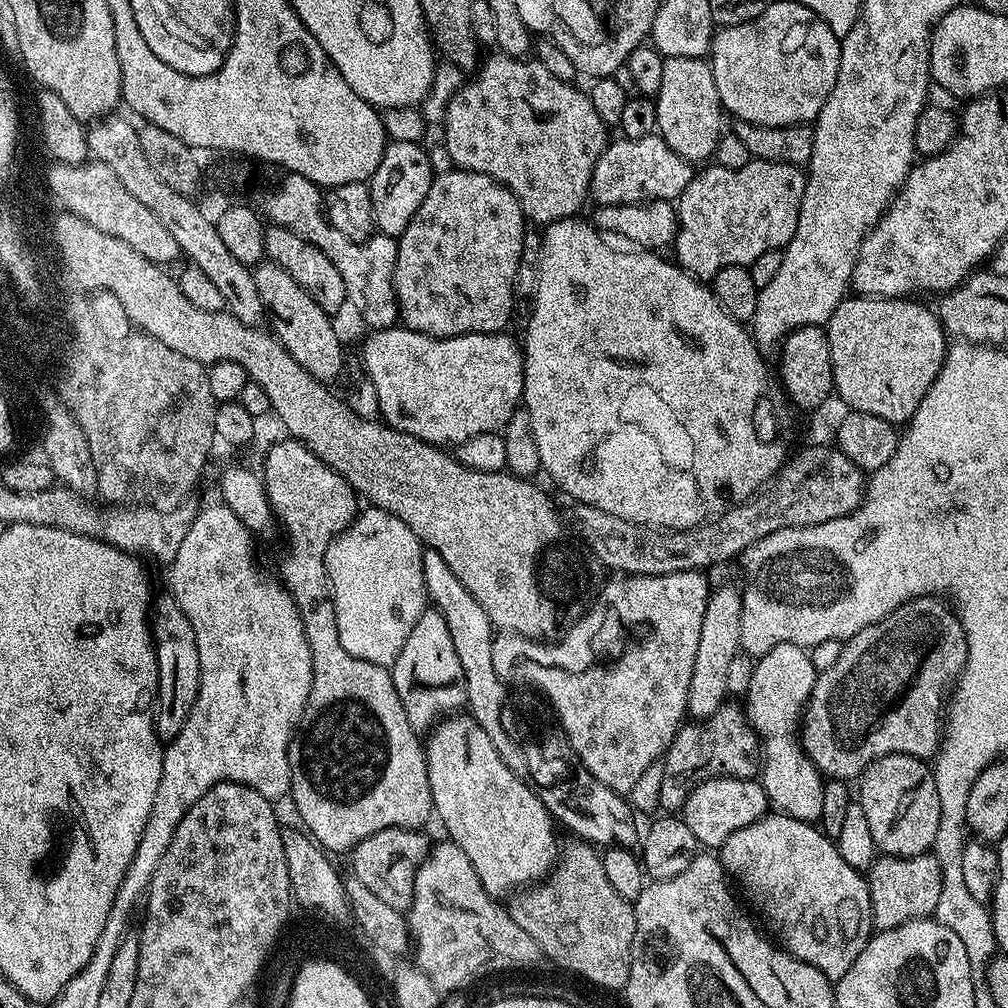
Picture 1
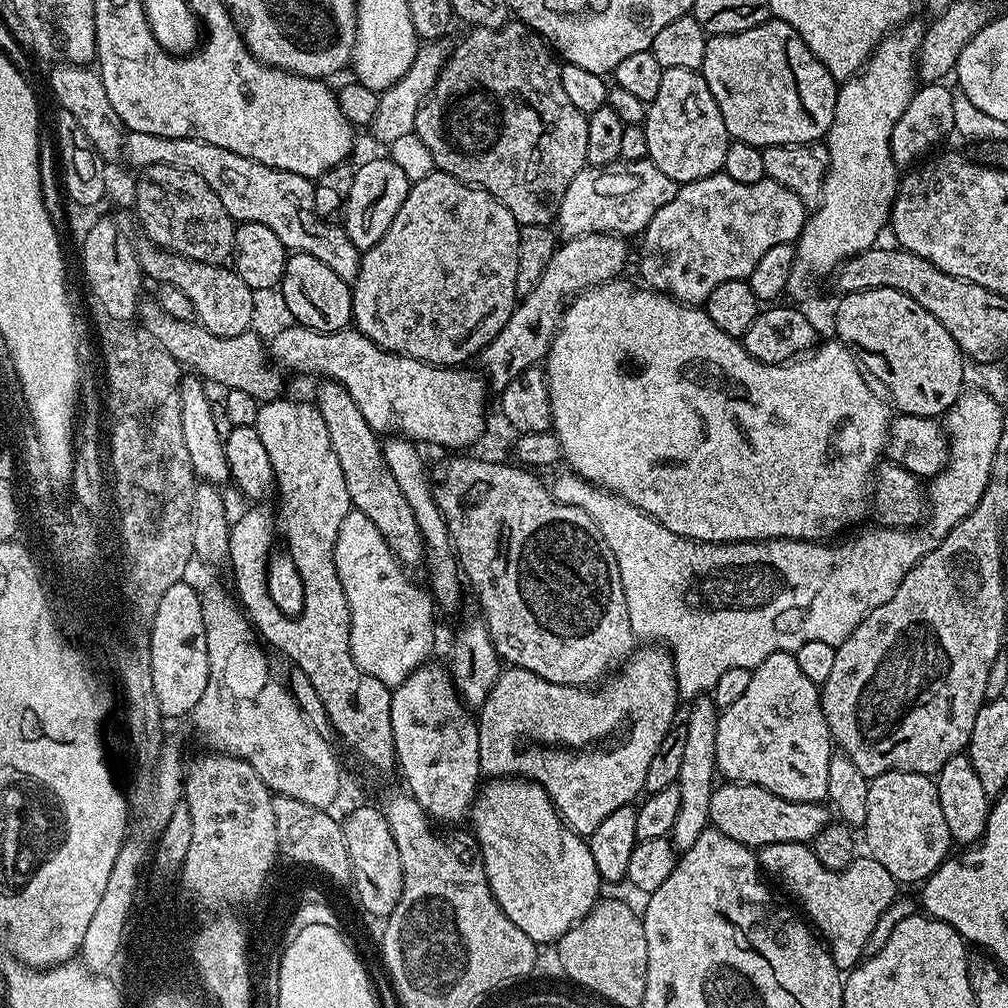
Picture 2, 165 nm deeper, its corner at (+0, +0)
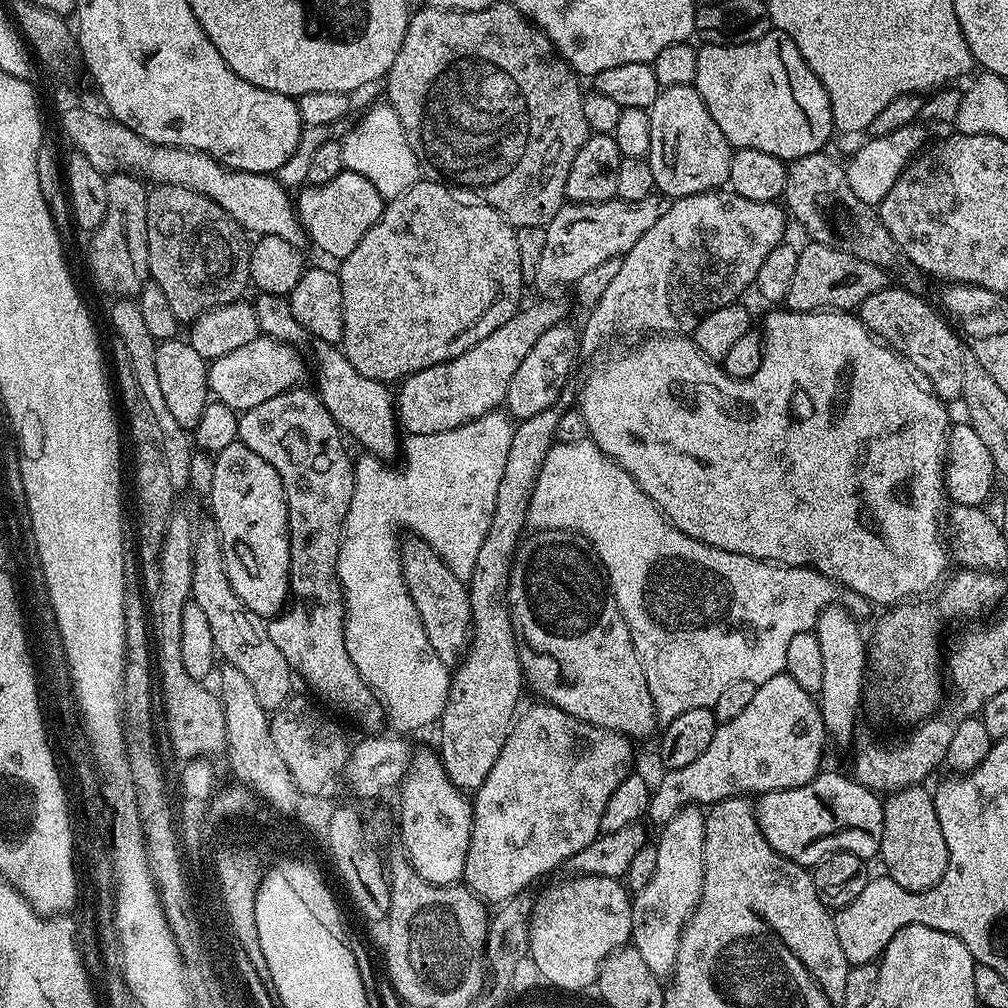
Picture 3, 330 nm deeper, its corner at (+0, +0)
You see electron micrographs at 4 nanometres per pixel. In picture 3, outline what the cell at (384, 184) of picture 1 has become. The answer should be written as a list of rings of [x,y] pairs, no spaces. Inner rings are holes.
[[[342,171],[338,178],[330,178],[325,184],[313,184],[305,187],[300,201],[295,201],[294,207],[300,217],[300,224],[308,235],[311,247],[321,248],[328,256],[343,258],[362,242],[366,230],[378,222],[384,213],[386,203],[383,196],[374,188],[374,182],[362,178],[357,172]]]

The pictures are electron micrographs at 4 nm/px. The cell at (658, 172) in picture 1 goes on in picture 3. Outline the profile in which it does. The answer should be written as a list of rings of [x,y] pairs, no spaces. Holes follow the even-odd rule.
[[[655,195],[642,198],[638,202],[629,200],[607,200],[601,204],[573,204],[566,202],[554,214],[554,218],[544,228],[546,247],[538,262],[538,274],[534,287],[540,294],[556,294],[560,284],[576,284],[583,276],[591,274],[595,268],[603,266],[607,260],[622,258],[658,222],[662,204]]]

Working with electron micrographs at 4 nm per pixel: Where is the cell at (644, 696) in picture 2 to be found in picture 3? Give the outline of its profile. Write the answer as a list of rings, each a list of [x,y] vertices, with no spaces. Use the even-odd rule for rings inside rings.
[[[547,702],[539,703],[534,705],[525,716],[523,713],[513,723],[512,733],[508,735],[506,746],[502,746],[502,754],[498,754],[498,762],[494,762],[490,774],[486,774],[486,782],[482,782],[482,786],[476,789],[472,800],[472,833],[470,834],[470,850],[466,850],[463,883],[488,906],[505,904],[507,900],[514,898],[519,892],[531,889],[531,884],[539,876],[554,871],[559,864],[560,867],[567,865],[569,858],[578,854],[578,850],[582,850],[591,840],[595,840],[597,836],[601,835],[602,810],[606,810],[606,802],[610,802],[610,794],[614,794],[614,790],[618,790],[618,782],[622,782],[633,771],[632,747],[634,744],[629,737],[622,735],[621,732],[595,728],[592,724],[587,724],[570,714],[566,714],[560,708],[553,708]]]

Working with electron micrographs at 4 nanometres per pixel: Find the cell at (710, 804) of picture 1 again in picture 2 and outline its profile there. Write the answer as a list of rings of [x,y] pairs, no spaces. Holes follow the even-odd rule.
[[[724,782],[721,785],[721,788],[719,785],[712,789],[708,814],[711,827],[722,830],[726,838],[734,838],[734,842],[742,842],[747,848],[759,850],[774,842],[808,844],[816,837],[818,830],[830,823],[829,809],[823,803],[790,802],[753,784]]]

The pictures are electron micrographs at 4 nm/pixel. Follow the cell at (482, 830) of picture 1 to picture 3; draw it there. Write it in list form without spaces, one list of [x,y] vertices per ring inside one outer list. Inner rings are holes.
[[[572,876],[535,897],[528,922],[528,956],[553,989],[579,993],[592,988],[602,962],[632,938],[632,896],[620,880]]]

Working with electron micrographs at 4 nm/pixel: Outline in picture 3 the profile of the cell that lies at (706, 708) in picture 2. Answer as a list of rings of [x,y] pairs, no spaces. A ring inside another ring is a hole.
[[[689,806],[676,812],[674,818],[659,829],[660,841],[654,844],[658,850],[654,875],[640,892],[632,896],[631,947],[642,954],[646,966],[650,966],[655,976],[661,978],[671,977],[684,926],[700,902],[706,854],[705,815],[703,807]]]

